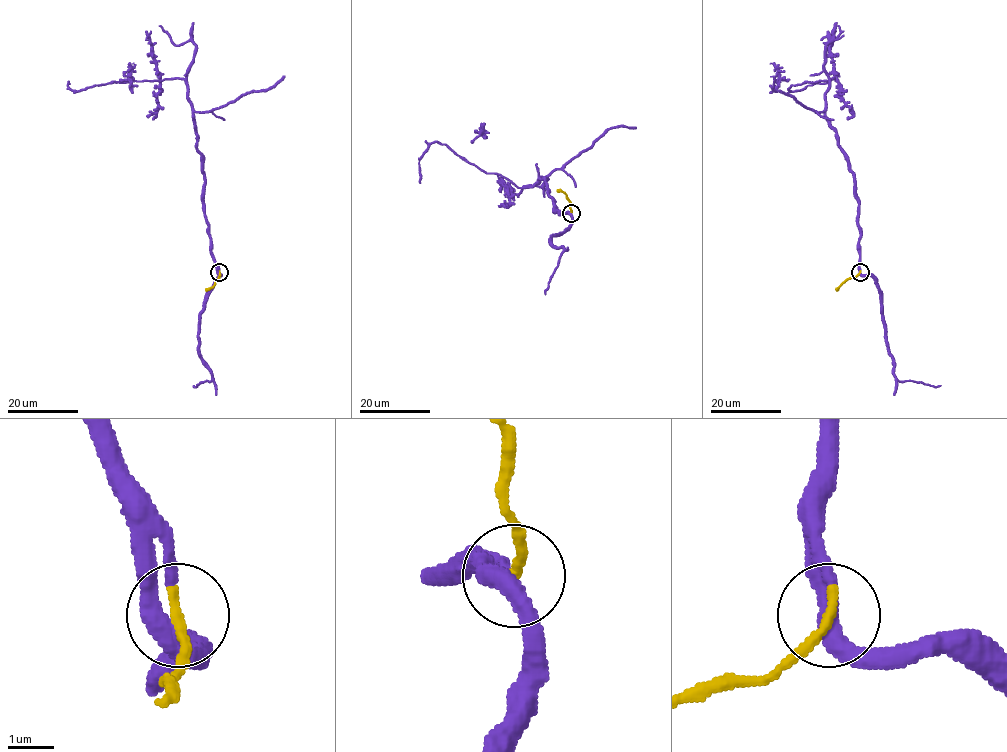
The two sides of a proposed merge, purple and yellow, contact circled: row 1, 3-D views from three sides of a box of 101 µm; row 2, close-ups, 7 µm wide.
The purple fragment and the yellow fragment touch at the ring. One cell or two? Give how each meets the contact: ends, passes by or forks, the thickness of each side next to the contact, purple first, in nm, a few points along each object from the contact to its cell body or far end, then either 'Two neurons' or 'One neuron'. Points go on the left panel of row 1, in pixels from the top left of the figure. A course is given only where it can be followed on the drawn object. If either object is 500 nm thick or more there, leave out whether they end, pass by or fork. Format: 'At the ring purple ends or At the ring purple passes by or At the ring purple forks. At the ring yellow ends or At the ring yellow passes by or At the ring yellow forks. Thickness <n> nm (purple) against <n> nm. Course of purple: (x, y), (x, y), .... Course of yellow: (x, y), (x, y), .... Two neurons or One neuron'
At the ring purple passes by. At the ring yellow ends. Thickness 420 nm (purple) against 280 nm. Course of purple: (219, 272), (211, 251), (203, 157), (187, 83), (178, 78), (134, 80), (75, 91), (69, 81). Course of yellow: (219, 272), (218, 278), (205, 290). One neuron

